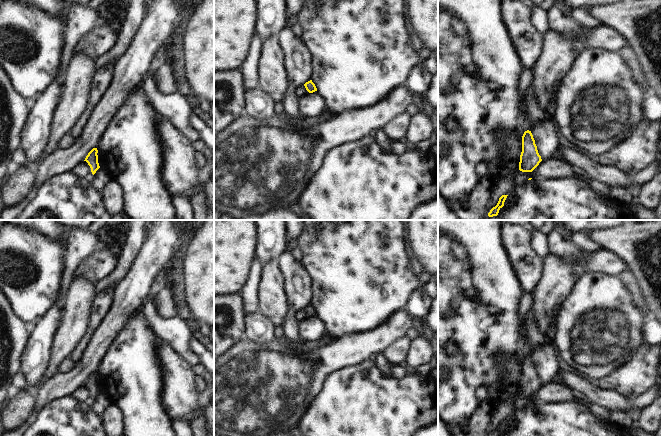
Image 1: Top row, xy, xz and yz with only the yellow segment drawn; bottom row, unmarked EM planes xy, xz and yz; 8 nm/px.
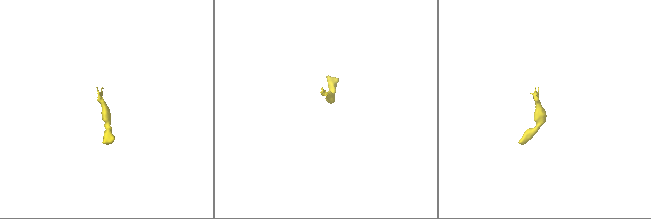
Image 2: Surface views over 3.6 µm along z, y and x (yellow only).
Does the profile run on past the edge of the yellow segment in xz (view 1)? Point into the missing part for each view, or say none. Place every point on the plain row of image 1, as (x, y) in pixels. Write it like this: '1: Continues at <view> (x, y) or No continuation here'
1: No continuation here

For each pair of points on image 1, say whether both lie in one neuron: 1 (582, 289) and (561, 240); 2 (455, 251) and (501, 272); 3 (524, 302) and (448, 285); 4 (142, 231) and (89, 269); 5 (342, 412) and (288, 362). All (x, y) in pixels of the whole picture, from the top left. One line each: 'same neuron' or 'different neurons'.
1: different neurons
2: same neuron
3: different neurons
4: different neurons
5: different neurons

